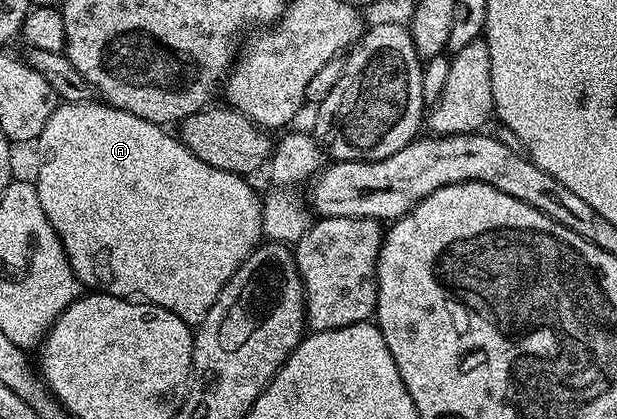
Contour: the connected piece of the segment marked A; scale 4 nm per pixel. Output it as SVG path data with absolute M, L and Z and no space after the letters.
M75 102L75 103L62 103L54 110L54 114L48 119L48 123L44 123L44 131L38 136L36 148L38 153L42 156L42 162L38 165L38 177L36 176L36 184L38 187L38 194L40 195L40 207L44 207L44 215L48 215L48 223L52 223L52 227L58 232L58 237L62 240L64 251L70 260L72 271L77 275L79 282L87 290L97 291L99 293L110 293L113 297L125 297L127 299L133 298L137 295L141 300L151 304L164 307L168 311L172 311L180 319L184 319L186 324L194 327L201 323L202 320L208 315L208 311L212 307L212 303L216 303L216 299L220 295L220 291L224 291L224 287L228 283L228 279L232 279L234 272L247 261L250 254L258 248L260 242L263 240L262 236L262 201L260 197L254 194L254 189L249 185L247 178L241 173L229 173L228 171L220 171L216 167L212 167L208 163L204 163L200 159L196 159L196 155L192 155L192 151L188 151L186 146L182 144L177 136L169 137L166 134L167 130L160 125L153 125L148 119L140 119L136 115L132 115L123 109L115 109L113 105L105 103L89 102Z

